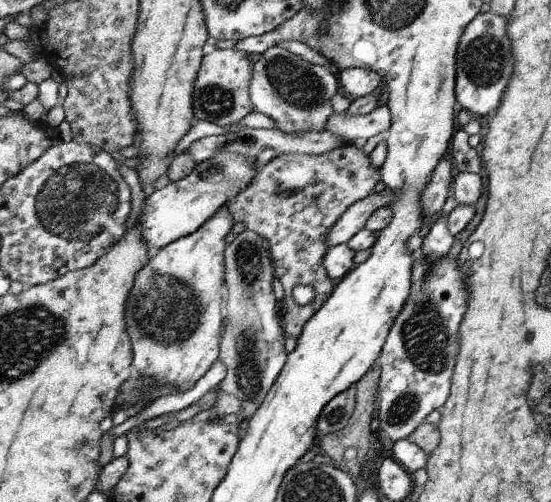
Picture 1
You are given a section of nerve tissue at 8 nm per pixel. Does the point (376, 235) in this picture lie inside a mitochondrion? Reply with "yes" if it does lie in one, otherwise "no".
no

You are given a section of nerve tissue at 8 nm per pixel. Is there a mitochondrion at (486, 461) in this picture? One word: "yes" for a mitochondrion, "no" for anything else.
no

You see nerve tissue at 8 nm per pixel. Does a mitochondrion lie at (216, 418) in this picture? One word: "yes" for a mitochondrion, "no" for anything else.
no

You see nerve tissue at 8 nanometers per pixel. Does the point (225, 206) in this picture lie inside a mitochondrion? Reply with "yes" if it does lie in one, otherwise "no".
no

